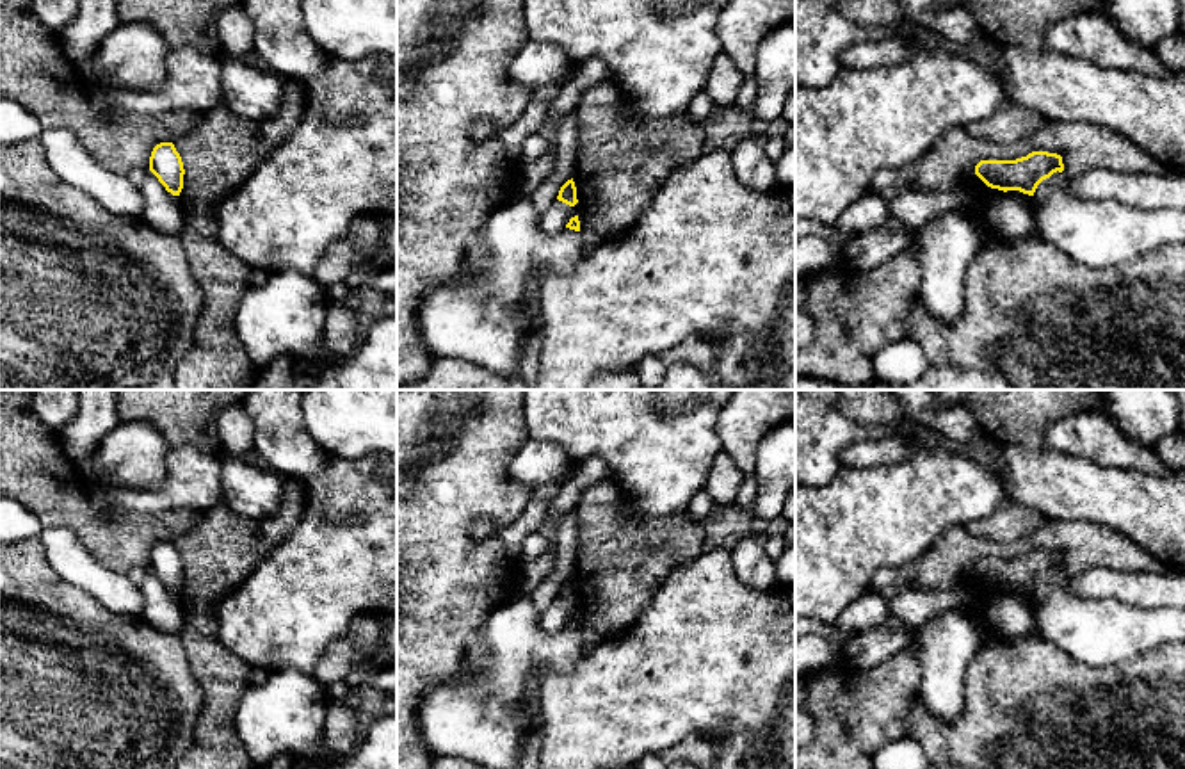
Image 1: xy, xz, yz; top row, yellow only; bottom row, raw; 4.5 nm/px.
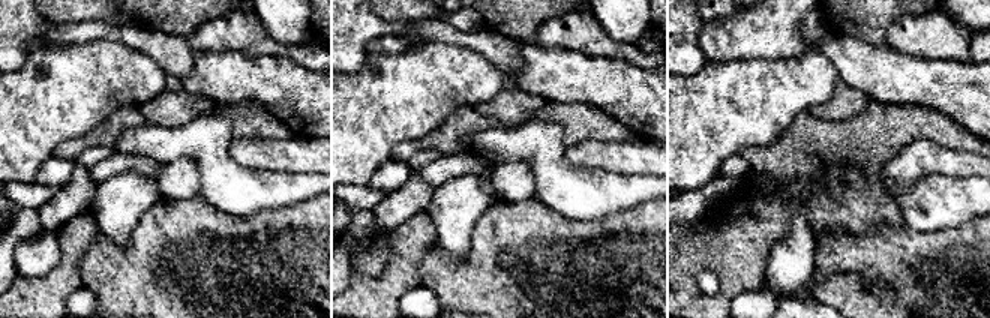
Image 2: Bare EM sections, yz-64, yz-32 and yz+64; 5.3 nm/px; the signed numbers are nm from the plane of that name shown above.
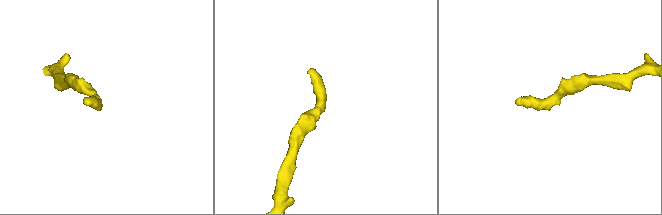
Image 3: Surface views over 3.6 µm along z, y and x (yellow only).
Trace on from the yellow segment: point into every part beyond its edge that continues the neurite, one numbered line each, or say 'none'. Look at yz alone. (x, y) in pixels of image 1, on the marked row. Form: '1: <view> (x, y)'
1: yz (1098, 234)

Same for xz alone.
1: xz (488, 317)

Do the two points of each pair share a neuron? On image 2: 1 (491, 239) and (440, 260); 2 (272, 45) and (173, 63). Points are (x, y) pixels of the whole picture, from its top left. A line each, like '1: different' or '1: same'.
1: same
2: same

